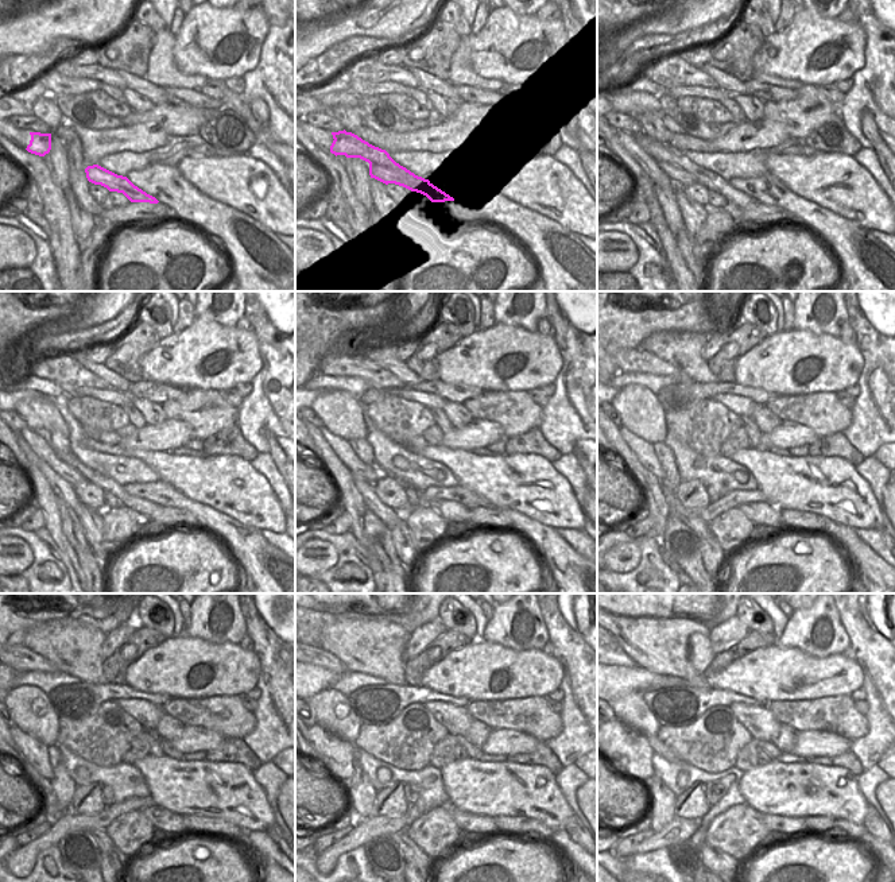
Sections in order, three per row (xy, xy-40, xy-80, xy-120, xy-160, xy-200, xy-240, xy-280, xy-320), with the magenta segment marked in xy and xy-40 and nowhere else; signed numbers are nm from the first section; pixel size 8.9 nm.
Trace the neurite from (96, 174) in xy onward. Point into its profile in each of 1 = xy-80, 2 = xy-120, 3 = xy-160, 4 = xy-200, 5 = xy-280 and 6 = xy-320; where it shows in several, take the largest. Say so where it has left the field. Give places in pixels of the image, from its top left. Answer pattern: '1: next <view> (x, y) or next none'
1: next xy-80 (682, 171)
2: next xy-120 (66, 464)
3: next xy-160 (341, 448)
4: next xy-200 (643, 451)
5: next xy-280 (337, 754)
6: next xy-320 (628, 749)

